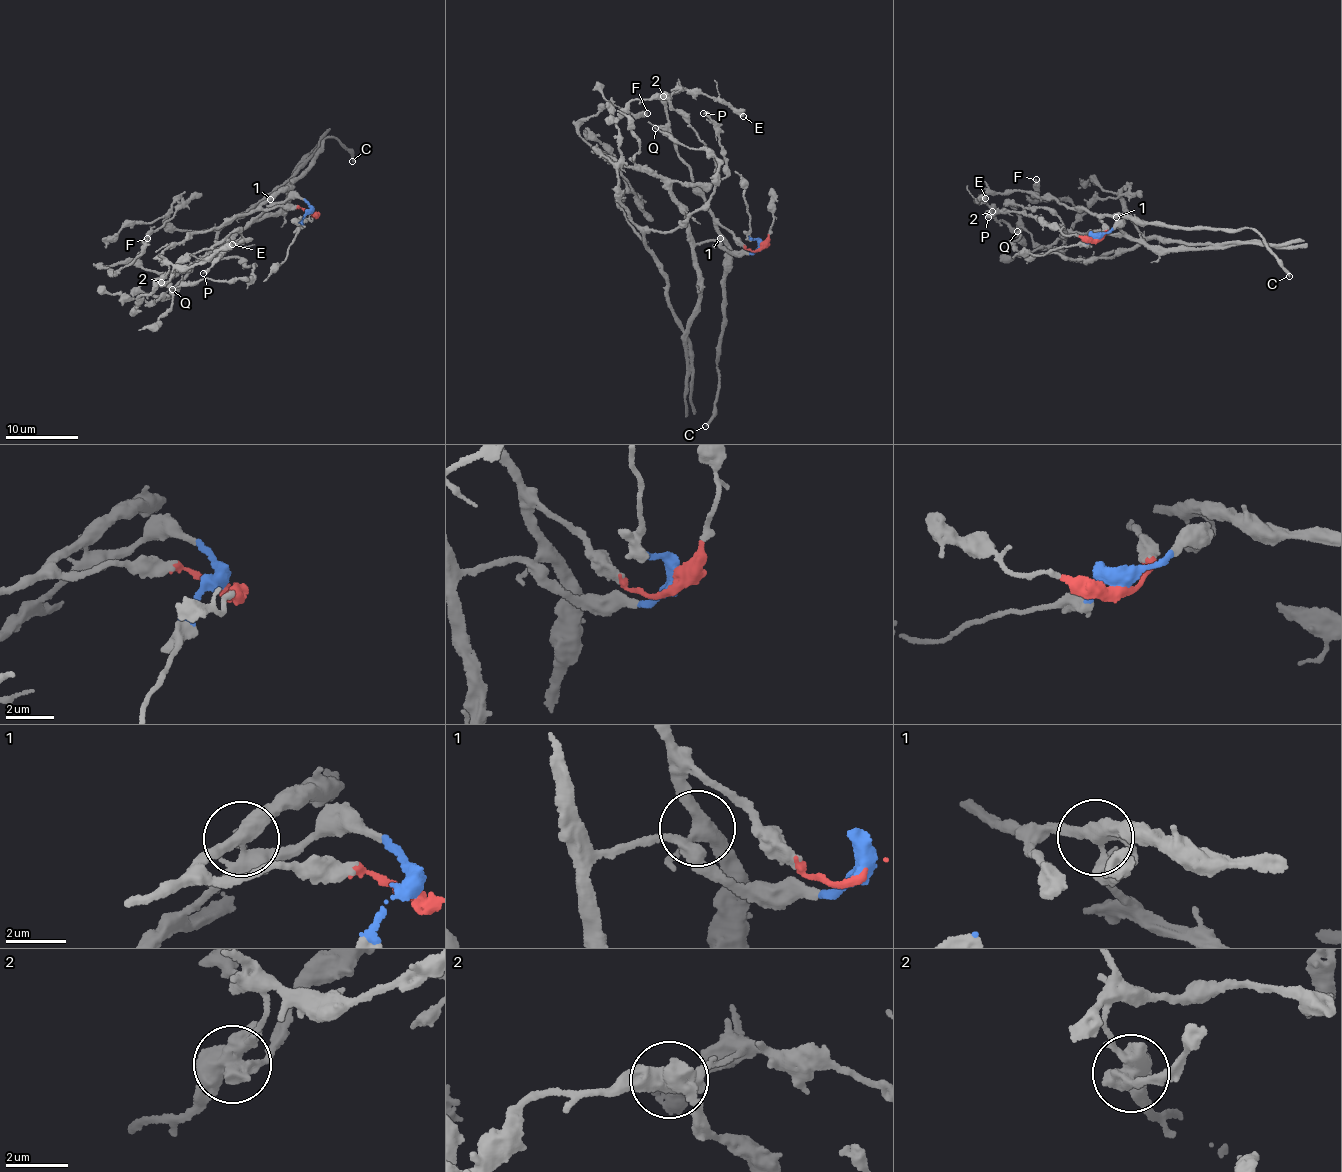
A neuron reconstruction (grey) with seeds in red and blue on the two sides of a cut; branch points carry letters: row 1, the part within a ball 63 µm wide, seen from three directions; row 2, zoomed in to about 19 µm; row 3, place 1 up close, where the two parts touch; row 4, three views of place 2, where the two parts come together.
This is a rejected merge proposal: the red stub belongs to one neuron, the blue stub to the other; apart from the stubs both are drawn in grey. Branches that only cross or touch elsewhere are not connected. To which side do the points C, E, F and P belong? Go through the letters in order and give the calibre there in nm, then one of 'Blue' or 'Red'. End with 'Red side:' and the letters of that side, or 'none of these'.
C: Thickness 260 nm. Red
E: Thickness 360 nm. Red
F: Thickness 140 nm. Blue
P: Thickness 260 nm. Blue
Red side: C, E

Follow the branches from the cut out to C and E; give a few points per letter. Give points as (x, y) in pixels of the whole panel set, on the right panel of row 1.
C: (1097, 239), (1106, 233), (1104, 216), (1198, 230), (1250, 228), (1257, 230), (1289, 277)
E: (1097, 239), (1106, 233), (1103, 221), (1096, 214), (1012, 189), (984, 195), (975, 202), (985, 198)

